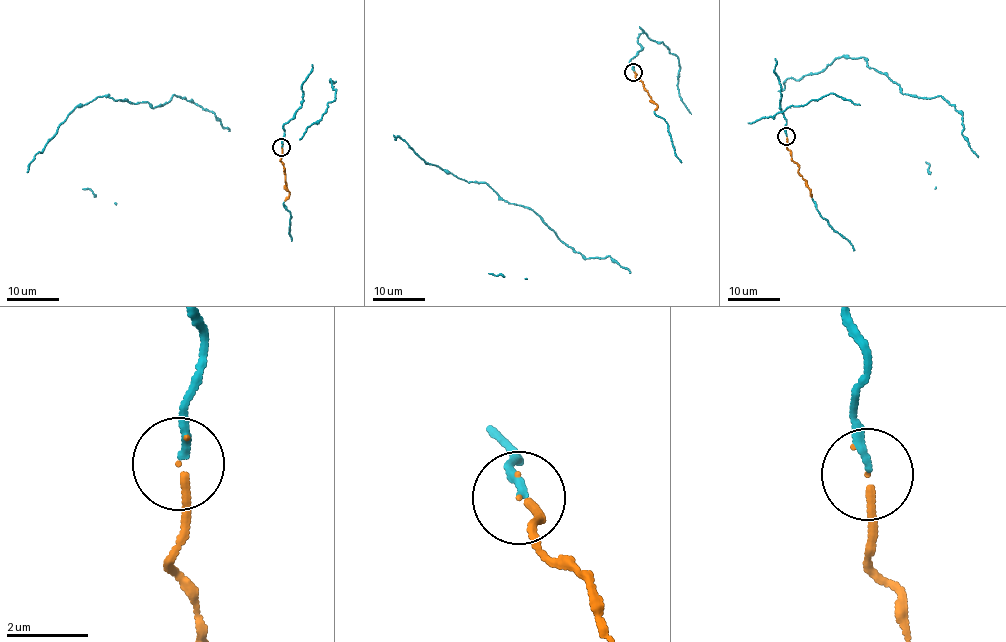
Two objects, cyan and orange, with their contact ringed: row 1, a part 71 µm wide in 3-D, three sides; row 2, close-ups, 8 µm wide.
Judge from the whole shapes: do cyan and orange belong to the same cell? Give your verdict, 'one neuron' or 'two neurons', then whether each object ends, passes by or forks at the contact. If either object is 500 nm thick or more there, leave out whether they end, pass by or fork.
one neuron; cyan ends there; orange ends there

